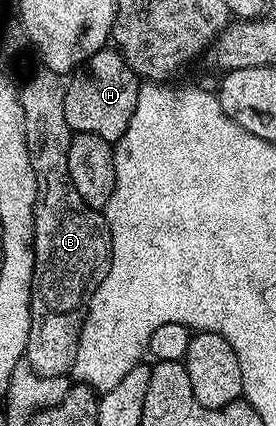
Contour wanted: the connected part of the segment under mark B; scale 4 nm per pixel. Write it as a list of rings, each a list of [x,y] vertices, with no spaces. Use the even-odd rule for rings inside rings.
[[[38,69],[20,87],[28,157],[38,182],[38,200],[34,206],[34,276],[30,282],[30,328],[24,358],[30,362],[32,369],[36,369],[36,373],[44,377],[69,376],[73,372],[78,338],[86,319],[90,296],[99,283],[104,281],[104,277],[108,277],[110,268],[110,230],[105,214],[90,207],[84,197],[76,193],[76,185],[72,185],[72,177],[66,171],[72,132],[68,121],[64,121],[65,96],[66,83],[63,76],[45,69]]]

